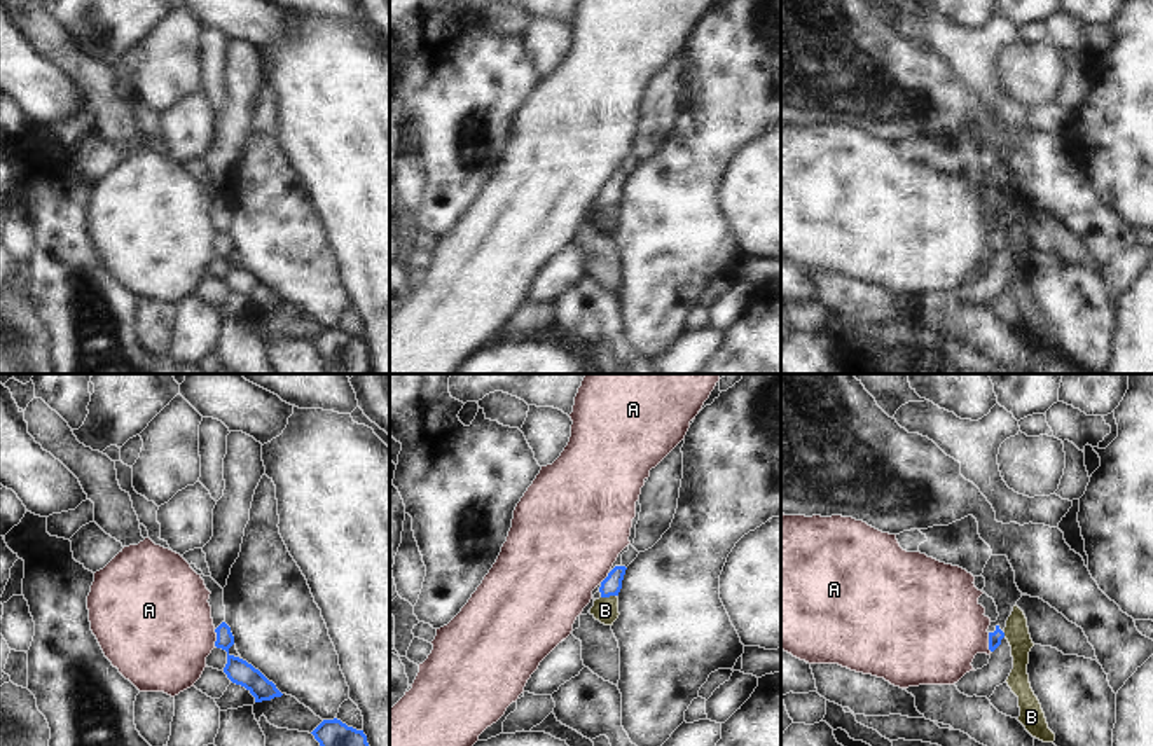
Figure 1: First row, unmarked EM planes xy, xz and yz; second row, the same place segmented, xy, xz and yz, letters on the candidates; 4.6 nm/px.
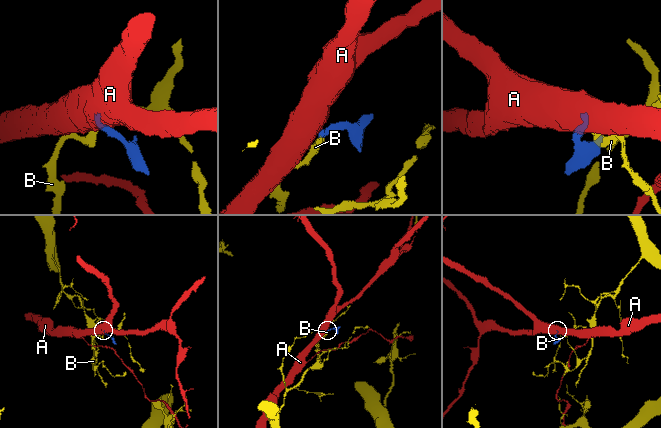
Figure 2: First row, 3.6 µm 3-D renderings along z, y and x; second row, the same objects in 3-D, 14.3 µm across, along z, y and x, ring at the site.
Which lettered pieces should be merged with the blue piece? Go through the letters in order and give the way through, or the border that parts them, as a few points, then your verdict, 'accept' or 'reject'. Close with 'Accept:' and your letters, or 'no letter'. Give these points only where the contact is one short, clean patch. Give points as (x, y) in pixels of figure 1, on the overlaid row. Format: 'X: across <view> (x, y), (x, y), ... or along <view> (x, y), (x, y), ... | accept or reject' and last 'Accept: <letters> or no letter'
A: along yz (987, 633), (987, 647), (991, 650) | reject
B: along xz (615, 594), (601, 598) | reject
Accept: no letter

